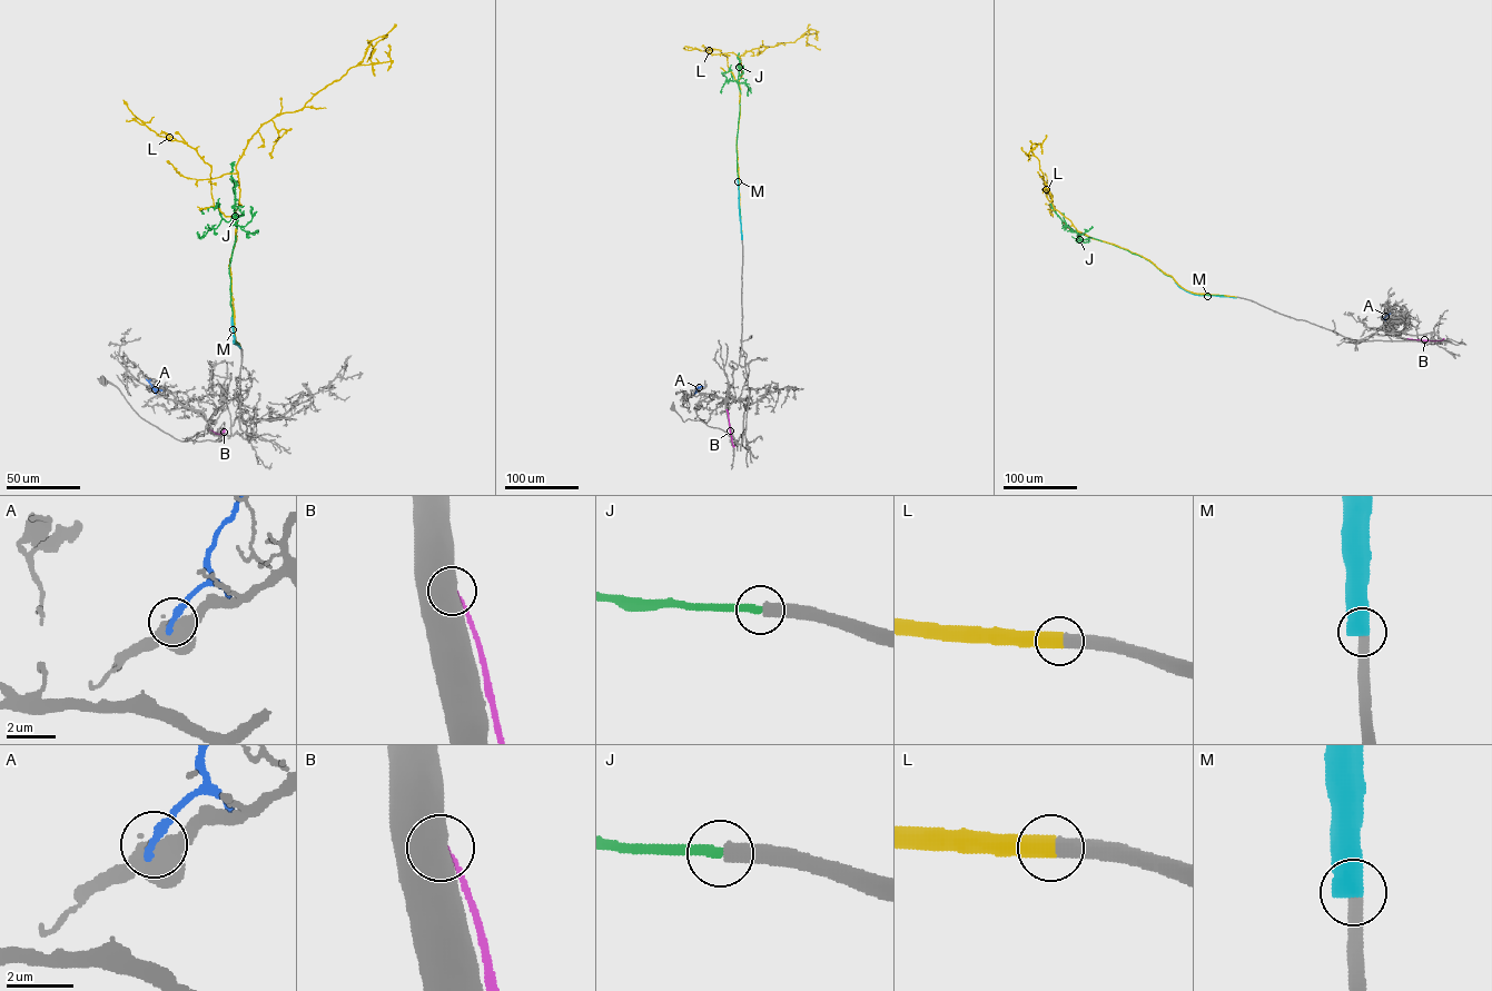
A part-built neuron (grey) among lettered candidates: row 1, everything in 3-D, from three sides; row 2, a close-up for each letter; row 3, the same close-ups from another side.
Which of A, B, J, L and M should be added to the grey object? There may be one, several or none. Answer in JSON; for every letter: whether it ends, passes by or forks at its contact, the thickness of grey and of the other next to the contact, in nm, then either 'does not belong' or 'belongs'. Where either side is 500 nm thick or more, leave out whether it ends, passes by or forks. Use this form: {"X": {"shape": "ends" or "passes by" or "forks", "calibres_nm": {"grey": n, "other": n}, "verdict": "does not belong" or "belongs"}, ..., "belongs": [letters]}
{"A": {"shape": "ends", "calibres_nm": {"grey": 440, "other": 240}, "verdict": "does not belong"}, "B": {"calibres_nm": {"grey": 750, "other": 170}, "verdict": "does not belong"}, "J": {"shape": "ends", "calibres_nm": {"grey": 460, "other": 280}, "verdict": "does not belong"}, "L": {"calibres_nm": {"grey": 480, "other": 500}, "verdict": "belongs"}, "M": {"calibres_nm": {"grey": 460, "other": 750}, "verdict": "does not belong"}, "belongs": ["L"]}

